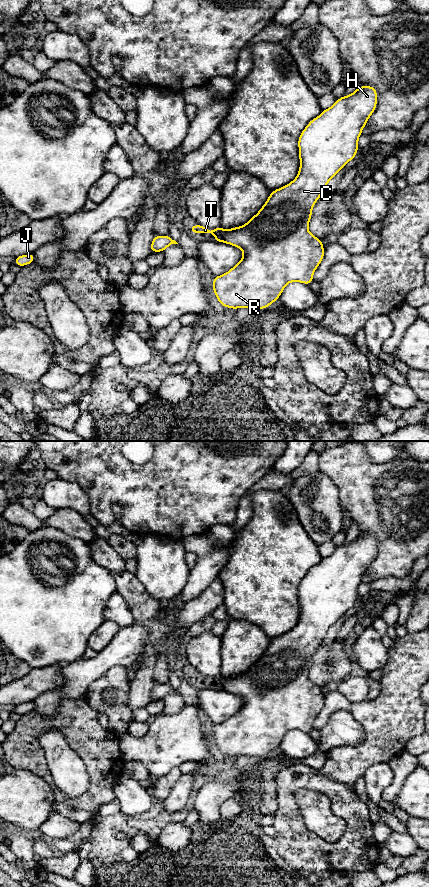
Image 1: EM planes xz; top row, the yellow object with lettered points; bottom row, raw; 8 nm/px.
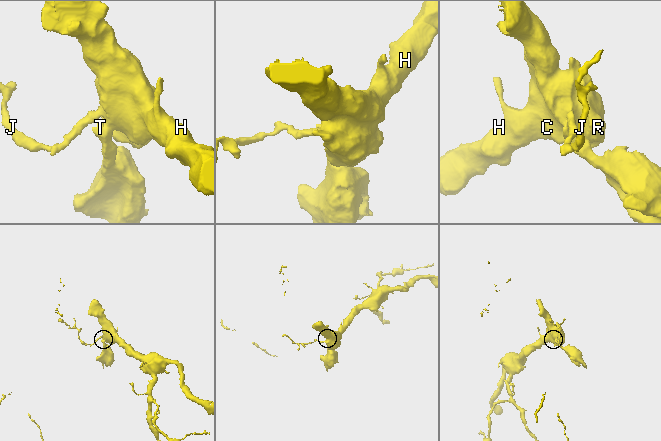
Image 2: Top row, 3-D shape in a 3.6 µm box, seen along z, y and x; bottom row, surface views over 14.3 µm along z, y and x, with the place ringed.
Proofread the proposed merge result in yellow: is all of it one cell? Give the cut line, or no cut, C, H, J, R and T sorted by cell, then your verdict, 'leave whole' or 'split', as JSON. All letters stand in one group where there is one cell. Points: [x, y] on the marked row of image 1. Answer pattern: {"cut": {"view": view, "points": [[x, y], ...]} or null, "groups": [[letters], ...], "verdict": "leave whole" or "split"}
{"cut": {"view": "xz", "points": [[221, 229], [222, 241]]}, "groups": [["C", "H", "J", "R"], ["T"]], "verdict": "split"}

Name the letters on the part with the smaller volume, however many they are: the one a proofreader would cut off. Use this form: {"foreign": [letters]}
{"foreign": ["T"]}

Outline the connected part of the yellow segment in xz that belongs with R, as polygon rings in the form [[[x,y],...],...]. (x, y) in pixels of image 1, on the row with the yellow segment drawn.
[[[359,86],[352,94],[338,98],[328,109],[312,119],[298,139],[300,167],[296,178],[289,184],[271,191],[262,208],[246,224],[222,229],[222,242],[243,250],[242,259],[228,272],[214,276],[212,287],[218,302],[227,308],[267,309],[280,298],[286,285],[301,282],[310,285],[313,274],[324,258],[322,240],[308,230],[312,209],[322,196],[328,182],[356,156],[358,139],[377,106],[377,90],[374,86]]]

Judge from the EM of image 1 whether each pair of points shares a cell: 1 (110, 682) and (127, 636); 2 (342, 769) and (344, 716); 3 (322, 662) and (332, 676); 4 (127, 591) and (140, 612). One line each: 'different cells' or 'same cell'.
1: different cells
2: different cells
3: same cell
4: same cell

